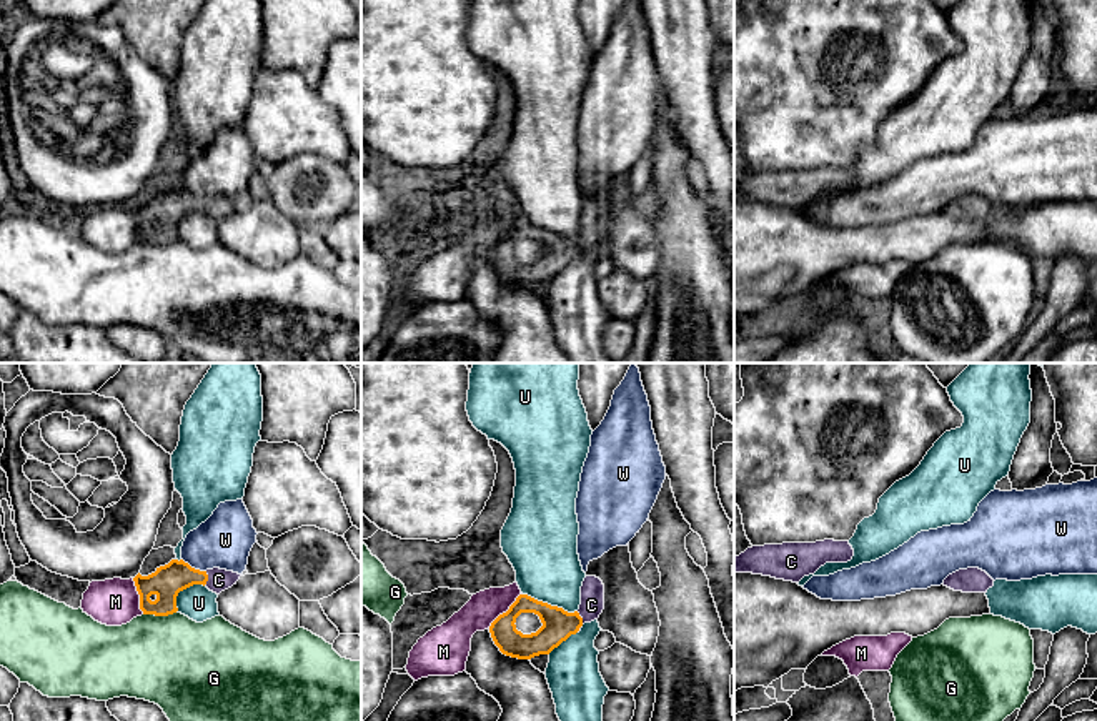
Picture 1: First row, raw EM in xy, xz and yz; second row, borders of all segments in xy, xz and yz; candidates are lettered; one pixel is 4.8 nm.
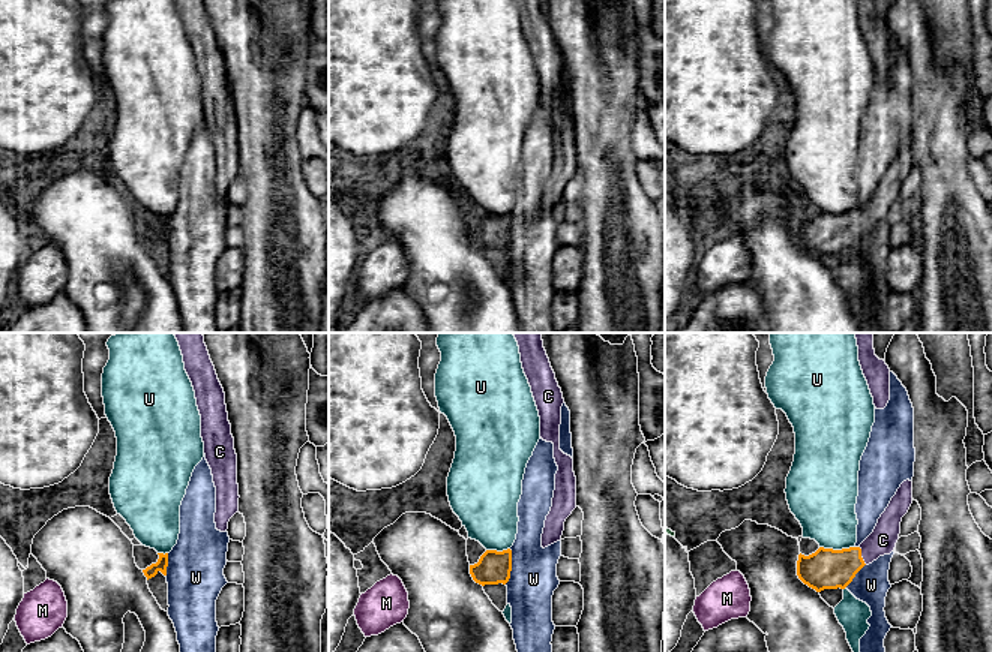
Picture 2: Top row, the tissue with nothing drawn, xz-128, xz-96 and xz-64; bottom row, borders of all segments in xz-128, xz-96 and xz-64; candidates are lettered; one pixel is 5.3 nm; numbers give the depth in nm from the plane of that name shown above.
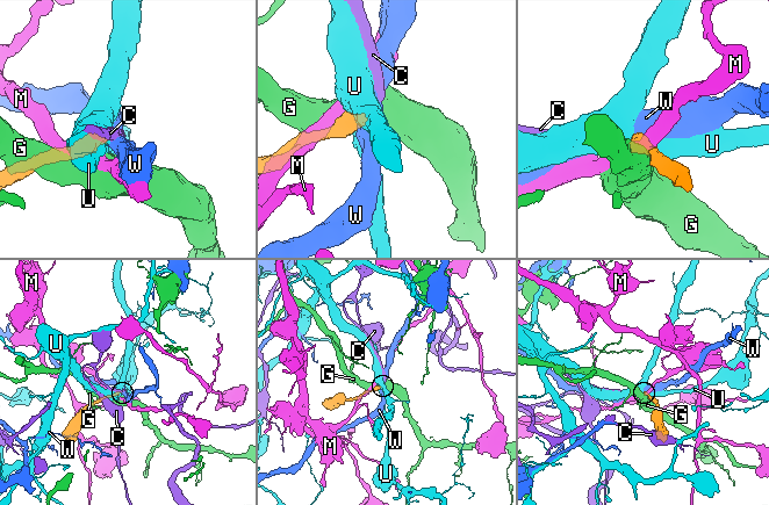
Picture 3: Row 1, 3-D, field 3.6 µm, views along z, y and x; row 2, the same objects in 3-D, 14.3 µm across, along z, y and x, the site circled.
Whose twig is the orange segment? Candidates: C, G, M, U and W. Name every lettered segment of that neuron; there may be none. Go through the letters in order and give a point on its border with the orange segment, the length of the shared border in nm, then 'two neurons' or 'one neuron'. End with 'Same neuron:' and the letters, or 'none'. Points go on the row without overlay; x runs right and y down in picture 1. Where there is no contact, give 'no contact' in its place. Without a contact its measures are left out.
C: contact xz (581, 248); length 100 nm; one neuron
G: contact xy (160, 242); length 170 nm; two neurons
M: contact xz (506, 238); length 240 nm; two neurons
U: contact xz (550, 232); length 280 nm; two neurons
W: contact xy (193, 195); length 140 nm; two neurons
Same neuron: C

